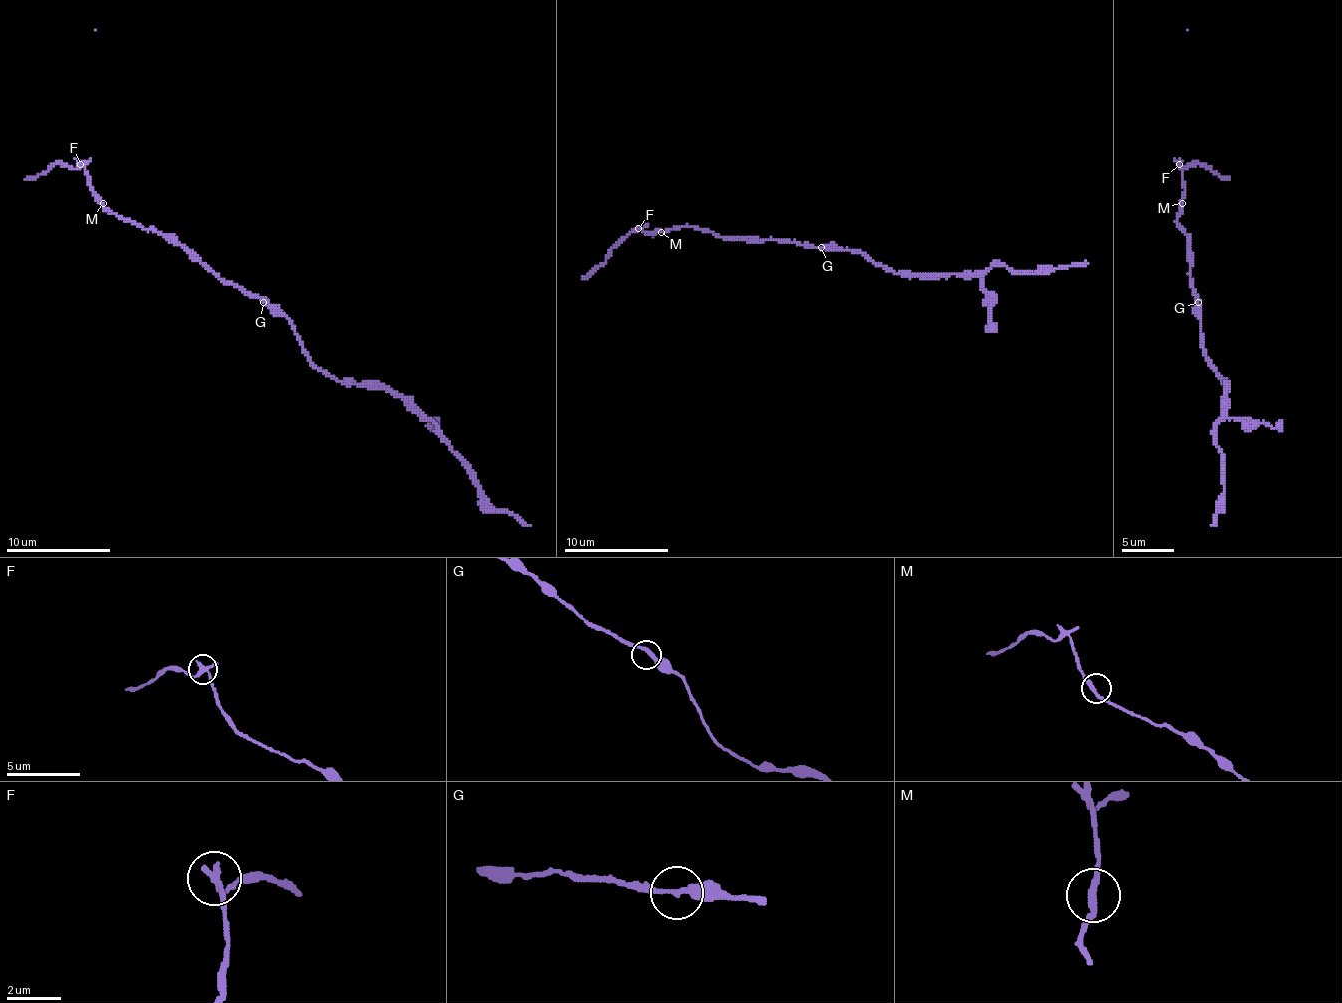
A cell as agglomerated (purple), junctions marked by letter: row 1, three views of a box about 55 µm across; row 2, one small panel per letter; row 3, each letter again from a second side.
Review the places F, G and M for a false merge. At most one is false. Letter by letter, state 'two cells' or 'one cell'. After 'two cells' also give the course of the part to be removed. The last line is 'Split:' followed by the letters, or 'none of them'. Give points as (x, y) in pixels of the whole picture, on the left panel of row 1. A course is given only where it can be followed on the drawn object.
F: two cells; foreign part runs (80, 163), (72, 169), (56, 163), (25, 179)
G: one cell
M: one cell
Split: F

